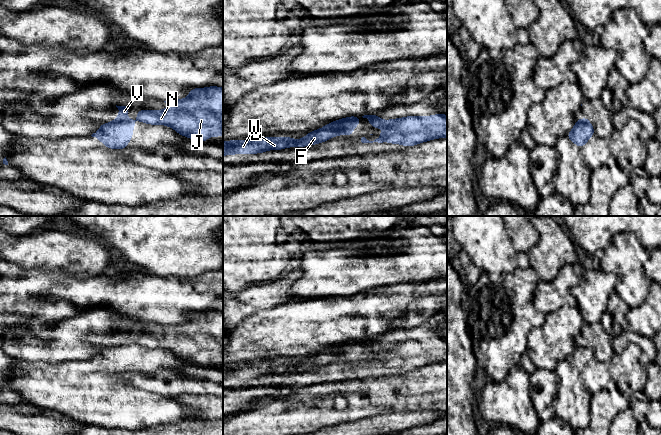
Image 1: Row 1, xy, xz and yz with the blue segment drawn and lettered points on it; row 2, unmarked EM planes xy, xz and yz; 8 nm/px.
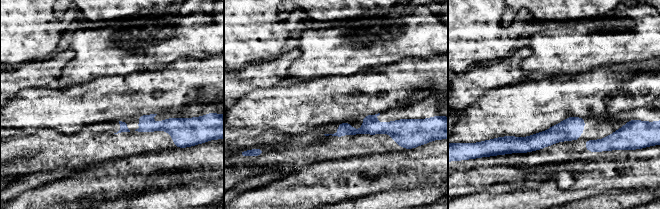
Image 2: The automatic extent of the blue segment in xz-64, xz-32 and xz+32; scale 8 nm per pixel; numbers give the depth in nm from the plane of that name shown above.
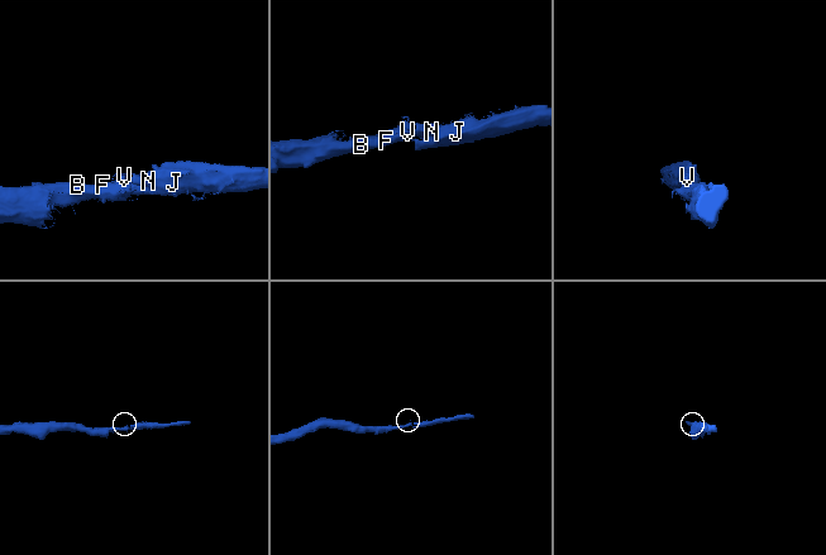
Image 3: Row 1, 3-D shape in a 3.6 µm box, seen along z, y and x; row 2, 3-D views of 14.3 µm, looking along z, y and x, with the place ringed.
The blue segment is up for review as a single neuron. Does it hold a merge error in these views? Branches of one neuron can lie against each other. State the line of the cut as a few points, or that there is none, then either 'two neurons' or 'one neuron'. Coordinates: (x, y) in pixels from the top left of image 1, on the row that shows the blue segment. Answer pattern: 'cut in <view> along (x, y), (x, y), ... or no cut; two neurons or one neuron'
cut in xy along (126, 119), (112, 123); two neurons

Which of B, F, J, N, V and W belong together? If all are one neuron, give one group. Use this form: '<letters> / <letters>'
B F W / J N V

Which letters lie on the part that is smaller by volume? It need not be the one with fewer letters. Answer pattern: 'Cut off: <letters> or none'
Cut off: J, N, V

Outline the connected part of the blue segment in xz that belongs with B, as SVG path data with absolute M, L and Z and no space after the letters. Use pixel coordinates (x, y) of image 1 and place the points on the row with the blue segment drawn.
M358 116L342 118L330 122L321 129L309 132L304 138L295 140L292 137L262 137L255 140L236 139L223 142L223 156L233 154L256 154L267 150L281 150L288 147L306 147L325 142L336 135L338 131L352 137L352 132L360 124Z

